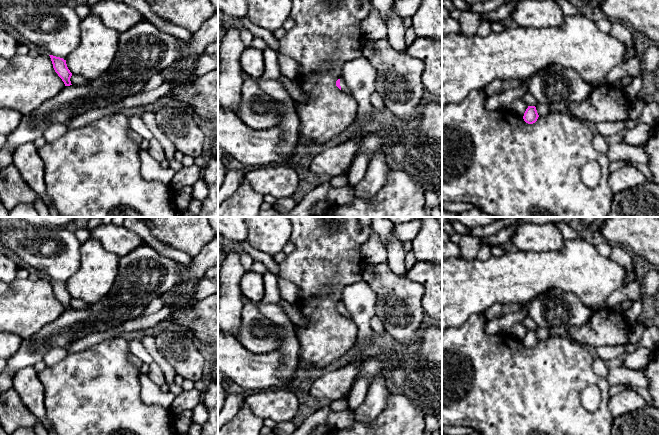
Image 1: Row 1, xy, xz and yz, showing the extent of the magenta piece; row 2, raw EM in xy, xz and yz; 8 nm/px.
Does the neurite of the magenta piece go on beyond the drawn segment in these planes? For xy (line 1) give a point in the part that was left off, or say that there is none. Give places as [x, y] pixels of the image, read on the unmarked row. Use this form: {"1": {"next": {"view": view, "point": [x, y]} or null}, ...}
{"1": {"next": null}}

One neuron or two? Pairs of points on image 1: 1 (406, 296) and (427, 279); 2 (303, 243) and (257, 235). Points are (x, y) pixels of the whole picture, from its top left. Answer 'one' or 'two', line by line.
1: two
2: two

